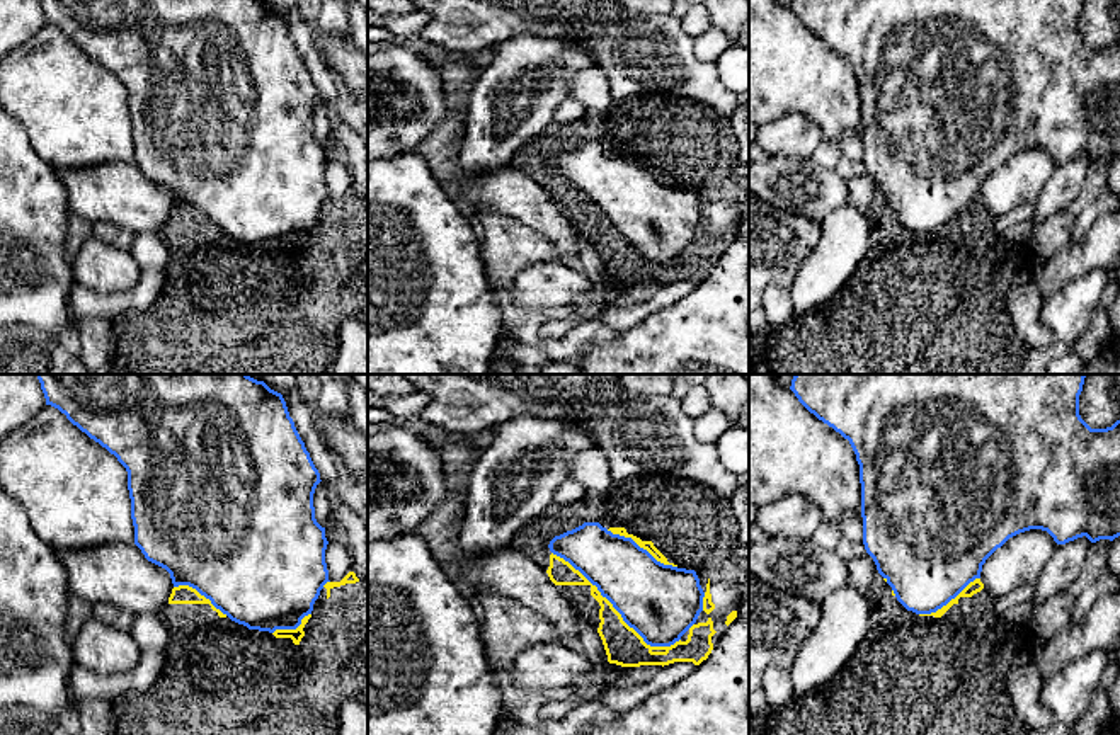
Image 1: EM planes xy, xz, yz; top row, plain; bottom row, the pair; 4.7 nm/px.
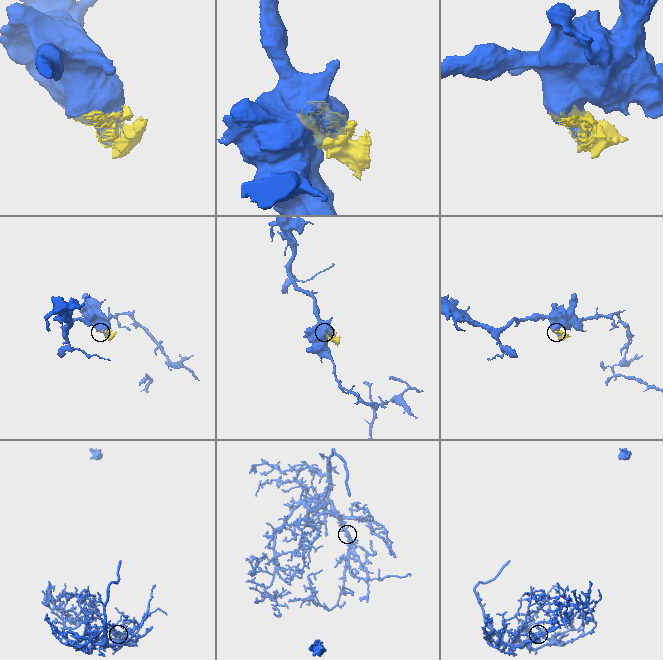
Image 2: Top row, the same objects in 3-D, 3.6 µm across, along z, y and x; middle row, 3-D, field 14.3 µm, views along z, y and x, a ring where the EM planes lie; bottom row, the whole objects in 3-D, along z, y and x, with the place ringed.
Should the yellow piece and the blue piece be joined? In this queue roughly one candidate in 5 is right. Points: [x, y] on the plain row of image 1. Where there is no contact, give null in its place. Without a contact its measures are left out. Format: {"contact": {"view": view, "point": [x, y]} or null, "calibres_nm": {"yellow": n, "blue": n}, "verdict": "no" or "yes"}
{"contact": {"view": "xz", "point": [615, 228]}, "calibres_nm": {"yellow": 180, "blue": 360}, "verdict": "no"}

